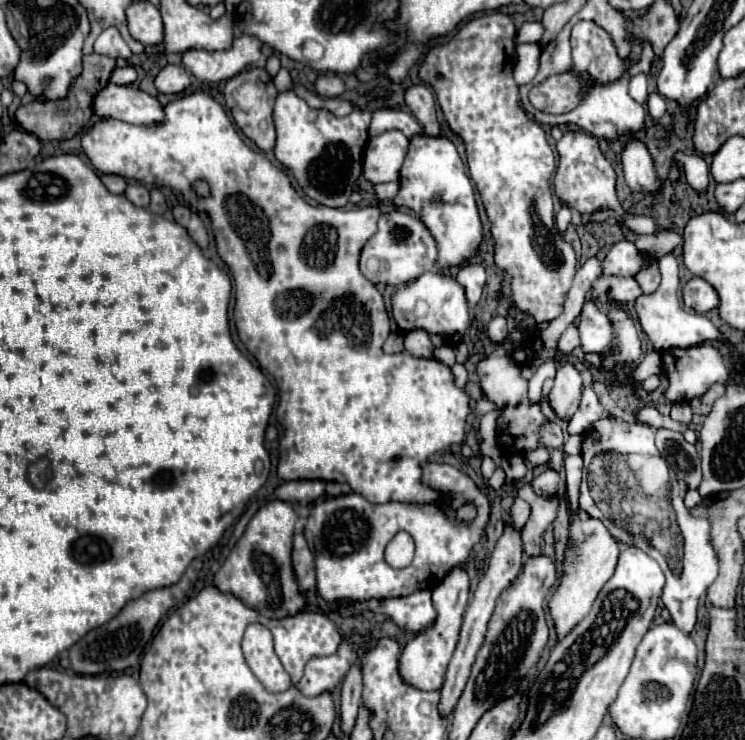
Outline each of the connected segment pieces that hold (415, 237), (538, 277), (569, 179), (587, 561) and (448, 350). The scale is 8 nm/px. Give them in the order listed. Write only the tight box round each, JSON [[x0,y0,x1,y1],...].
[[360,209,438,285],[418,11,576,325],[554,131,656,235],[550,513,620,637],[434,345,454,367]]

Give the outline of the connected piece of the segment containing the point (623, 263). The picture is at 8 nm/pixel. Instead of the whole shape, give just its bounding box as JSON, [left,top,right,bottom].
[604,241,646,277]

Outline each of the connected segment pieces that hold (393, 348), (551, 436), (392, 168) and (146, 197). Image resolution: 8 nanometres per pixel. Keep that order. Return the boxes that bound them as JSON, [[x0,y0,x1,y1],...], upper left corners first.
[[384,331,404,353],[540,423,564,449],[362,131,408,185],[124,183,150,207]]

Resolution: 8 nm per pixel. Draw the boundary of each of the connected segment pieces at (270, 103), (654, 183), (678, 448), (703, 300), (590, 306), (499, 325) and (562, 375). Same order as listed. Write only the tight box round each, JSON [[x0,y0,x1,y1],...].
[[224,69,278,151],[622,141,662,195],[656,429,702,489],[682,277,720,313],[580,303,614,355],[488,317,508,341],[550,363,582,421]]

